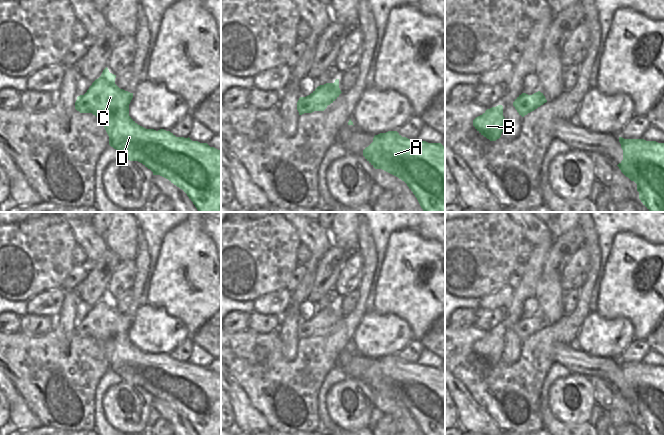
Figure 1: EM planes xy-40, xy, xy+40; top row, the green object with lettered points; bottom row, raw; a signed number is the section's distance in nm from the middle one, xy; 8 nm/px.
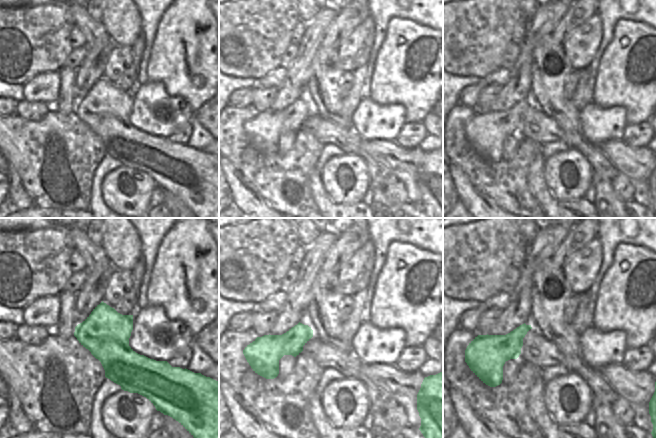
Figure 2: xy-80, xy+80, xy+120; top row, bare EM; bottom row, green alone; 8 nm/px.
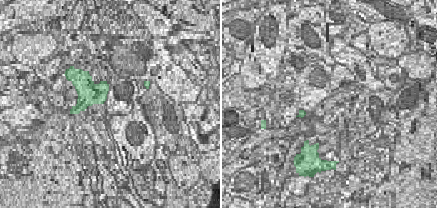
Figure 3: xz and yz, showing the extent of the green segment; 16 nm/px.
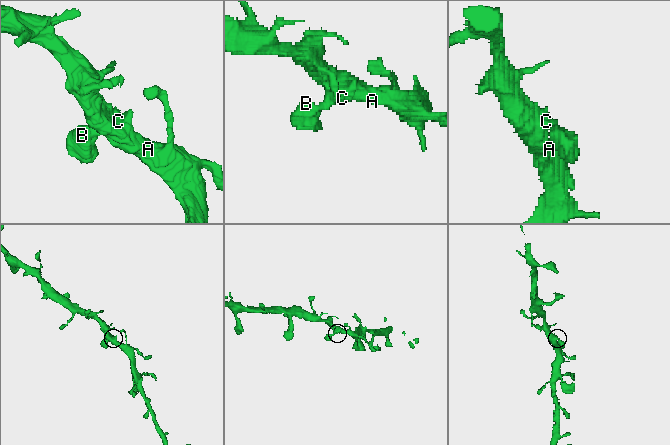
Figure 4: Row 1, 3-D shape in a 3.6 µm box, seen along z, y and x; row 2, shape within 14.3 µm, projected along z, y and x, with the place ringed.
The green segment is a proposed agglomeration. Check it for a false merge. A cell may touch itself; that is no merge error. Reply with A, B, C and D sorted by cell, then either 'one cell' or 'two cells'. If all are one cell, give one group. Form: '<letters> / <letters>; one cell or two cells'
A B C D; one cell

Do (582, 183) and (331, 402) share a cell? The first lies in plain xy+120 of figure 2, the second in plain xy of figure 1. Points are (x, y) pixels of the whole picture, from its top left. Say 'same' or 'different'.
same

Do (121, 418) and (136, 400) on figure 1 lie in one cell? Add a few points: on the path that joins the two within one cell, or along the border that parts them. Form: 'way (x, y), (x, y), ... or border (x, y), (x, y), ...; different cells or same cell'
way (125, 414), (134, 404); same cell

